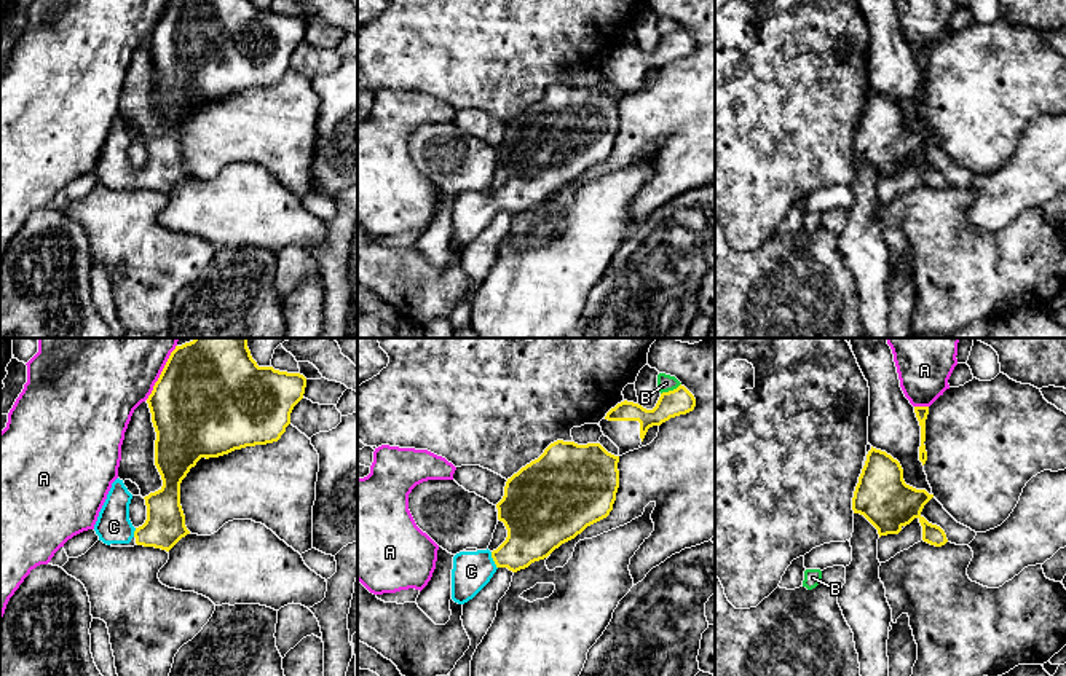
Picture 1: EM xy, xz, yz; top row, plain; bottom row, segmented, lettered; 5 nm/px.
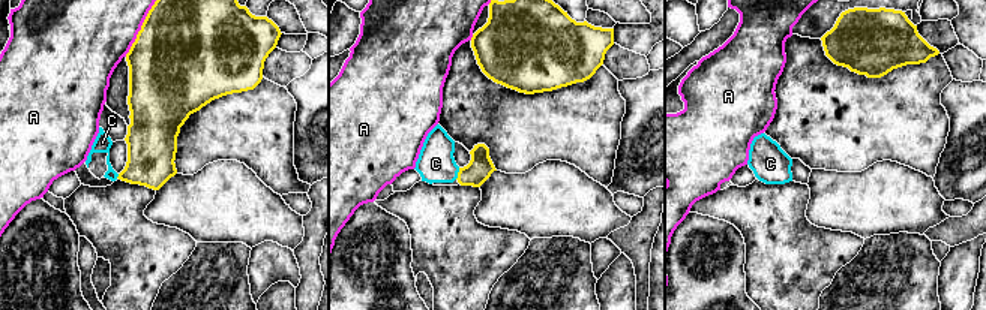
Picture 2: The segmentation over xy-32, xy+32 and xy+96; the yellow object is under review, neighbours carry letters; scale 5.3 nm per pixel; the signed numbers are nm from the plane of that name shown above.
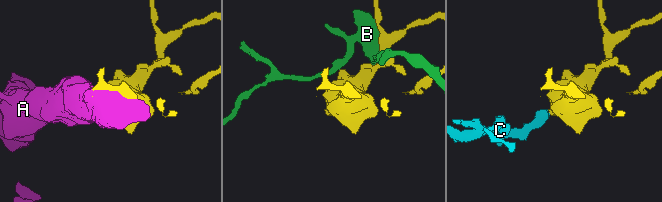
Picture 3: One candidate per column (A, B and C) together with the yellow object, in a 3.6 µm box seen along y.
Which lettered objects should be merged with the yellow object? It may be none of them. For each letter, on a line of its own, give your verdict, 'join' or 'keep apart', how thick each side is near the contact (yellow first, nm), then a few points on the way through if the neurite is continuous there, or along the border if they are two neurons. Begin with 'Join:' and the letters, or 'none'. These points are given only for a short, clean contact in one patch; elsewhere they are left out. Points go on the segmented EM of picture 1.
Join: C
A: keep apart | 500/500 nm
B: keep apart | 140/90 nm
C: join | 280/190 nm | across xz (533, 531), (511, 554), (493, 560), (471, 571)

